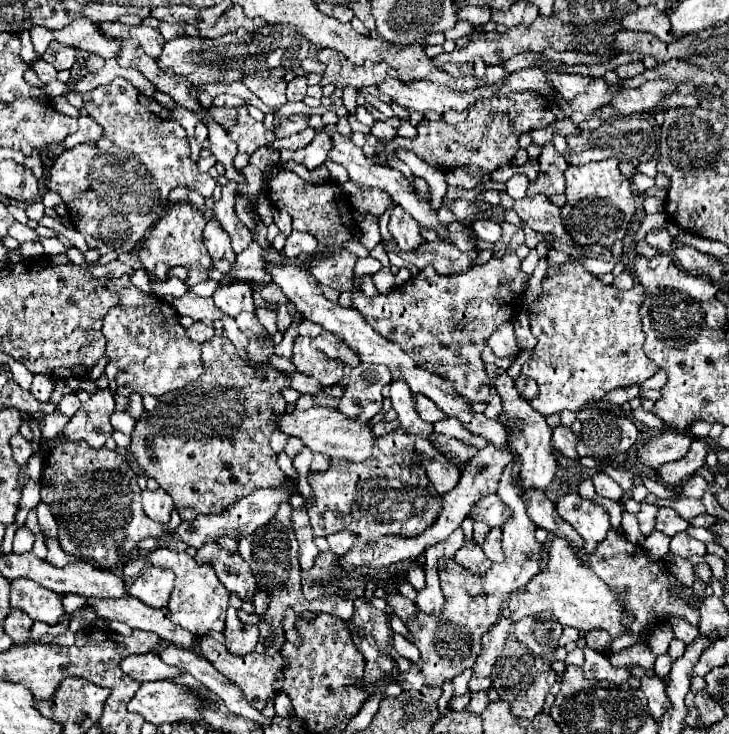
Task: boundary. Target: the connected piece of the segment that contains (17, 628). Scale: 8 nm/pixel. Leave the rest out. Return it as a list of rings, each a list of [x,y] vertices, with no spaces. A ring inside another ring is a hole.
[[[12,608],[12,612],[4,620],[4,630],[8,632],[8,636],[12,636],[14,644],[30,644],[32,642],[32,638],[30,638],[32,624],[34,624],[34,620],[28,614],[24,614],[18,608]]]

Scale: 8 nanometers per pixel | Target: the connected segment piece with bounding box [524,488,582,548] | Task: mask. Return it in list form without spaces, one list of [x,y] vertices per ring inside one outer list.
[[[534,488],[524,492],[524,496],[528,496],[528,516],[536,526],[540,526],[552,534],[566,534],[572,544],[578,544],[582,548],[580,536],[576,536],[576,532],[564,520],[556,526],[554,500],[550,500],[544,492],[536,492]]]

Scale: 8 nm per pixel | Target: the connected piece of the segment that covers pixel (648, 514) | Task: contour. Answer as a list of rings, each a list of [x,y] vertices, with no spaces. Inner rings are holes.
[[[642,502],[642,510],[638,512],[638,522],[640,522],[640,530],[644,536],[648,536],[654,530],[654,522],[656,522],[656,512],[658,508],[654,504]]]

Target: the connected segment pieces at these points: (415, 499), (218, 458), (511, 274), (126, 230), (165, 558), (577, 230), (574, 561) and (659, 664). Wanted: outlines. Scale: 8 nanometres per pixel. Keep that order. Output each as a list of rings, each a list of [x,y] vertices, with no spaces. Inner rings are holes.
[[[396,380],[390,384],[392,408],[398,414],[400,426],[395,432],[380,436],[374,446],[374,455],[366,462],[332,460],[328,472],[310,474],[308,482],[316,494],[314,502],[308,502],[308,514],[314,528],[314,536],[330,536],[348,530],[362,542],[372,542],[380,536],[418,536],[442,510],[442,498],[432,488],[426,472],[416,466],[404,466],[402,450],[410,452],[414,462],[414,436],[430,438],[432,424],[424,422],[414,410],[410,388]]]
[[[214,336],[202,344],[202,360],[204,374],[200,380],[164,396],[144,396],[144,412],[136,420],[130,444],[130,452],[144,474],[170,492],[182,520],[194,520],[198,514],[220,514],[250,492],[258,488],[278,488],[286,480],[276,464],[276,452],[270,448],[270,434],[276,428],[272,420],[286,410],[280,390],[290,386],[290,378],[272,366],[264,370],[246,366],[234,344],[224,336]],[[240,424],[248,428],[250,434],[242,434]]]
[[[506,254],[502,260],[492,258],[456,276],[440,276],[428,266],[388,294],[368,298],[362,292],[354,292],[352,308],[356,308],[380,336],[400,344],[416,364],[446,376],[458,394],[470,402],[486,402],[490,396],[490,378],[480,354],[488,336],[500,324],[516,316],[520,308],[516,294],[524,290],[526,282],[528,274],[522,272],[518,256]]]
[[[128,80],[112,82],[108,86],[98,86],[96,90],[82,94],[82,98],[88,114],[98,124],[104,126],[104,134],[98,142],[84,142],[72,150],[64,150],[56,158],[50,170],[48,188],[60,194],[62,202],[68,206],[72,226],[86,238],[90,248],[96,248],[100,254],[132,252],[144,238],[144,234],[152,228],[152,224],[156,224],[156,220],[164,214],[164,206],[168,204],[168,194],[176,186],[186,186],[186,188],[194,186],[194,190],[200,192],[204,198],[212,196],[216,178],[200,172],[196,162],[190,160],[190,144],[186,130],[178,122],[150,114],[148,108],[138,102],[138,90]]]
[[[158,548],[152,554],[148,554],[148,562],[152,566],[168,568],[176,574],[176,584],[168,600],[168,610],[172,614],[172,620],[192,632],[194,636],[204,636],[208,632],[222,632],[226,610],[230,606],[230,594],[224,588],[224,584],[218,580],[214,568],[210,564],[198,566],[194,558],[190,558],[186,552],[174,552],[168,548]]]
[[[618,160],[588,162],[584,166],[568,166],[566,170],[566,204],[562,218],[574,240],[580,244],[612,246],[628,232],[628,224],[636,212],[636,198],[632,194],[630,180],[618,170]]]
[[[554,538],[550,544],[550,564],[544,572],[536,574],[526,588],[514,592],[508,600],[510,608],[510,620],[506,622],[518,622],[524,616],[538,614],[544,610],[552,610],[560,624],[572,626],[576,630],[588,632],[588,630],[606,630],[610,632],[612,640],[626,634],[628,624],[632,624],[632,614],[626,614],[624,606],[620,604],[618,596],[612,594],[612,588],[608,588],[588,566],[582,564],[582,560],[574,554],[570,544],[566,540]]]
[[[664,654],[664,656],[658,656],[658,660],[656,660],[656,664],[654,664],[654,672],[656,672],[660,678],[666,678],[666,676],[670,674],[672,662],[674,662],[674,660],[672,660],[668,654]]]

